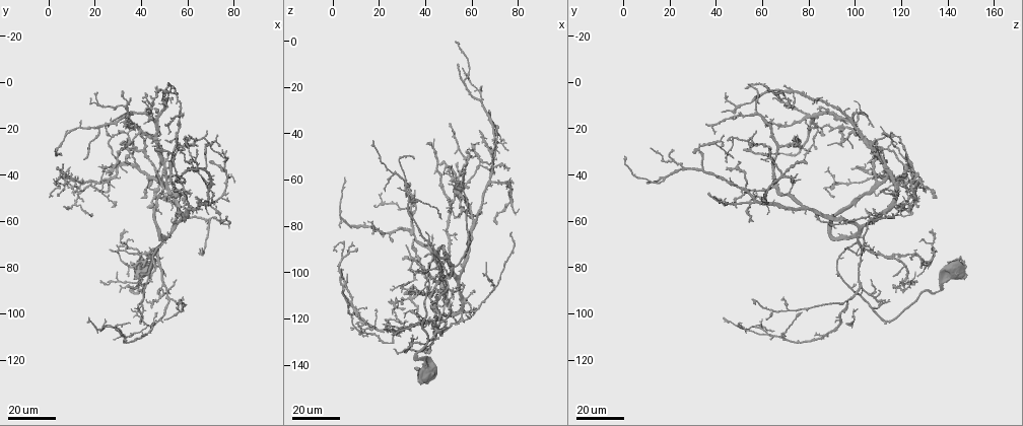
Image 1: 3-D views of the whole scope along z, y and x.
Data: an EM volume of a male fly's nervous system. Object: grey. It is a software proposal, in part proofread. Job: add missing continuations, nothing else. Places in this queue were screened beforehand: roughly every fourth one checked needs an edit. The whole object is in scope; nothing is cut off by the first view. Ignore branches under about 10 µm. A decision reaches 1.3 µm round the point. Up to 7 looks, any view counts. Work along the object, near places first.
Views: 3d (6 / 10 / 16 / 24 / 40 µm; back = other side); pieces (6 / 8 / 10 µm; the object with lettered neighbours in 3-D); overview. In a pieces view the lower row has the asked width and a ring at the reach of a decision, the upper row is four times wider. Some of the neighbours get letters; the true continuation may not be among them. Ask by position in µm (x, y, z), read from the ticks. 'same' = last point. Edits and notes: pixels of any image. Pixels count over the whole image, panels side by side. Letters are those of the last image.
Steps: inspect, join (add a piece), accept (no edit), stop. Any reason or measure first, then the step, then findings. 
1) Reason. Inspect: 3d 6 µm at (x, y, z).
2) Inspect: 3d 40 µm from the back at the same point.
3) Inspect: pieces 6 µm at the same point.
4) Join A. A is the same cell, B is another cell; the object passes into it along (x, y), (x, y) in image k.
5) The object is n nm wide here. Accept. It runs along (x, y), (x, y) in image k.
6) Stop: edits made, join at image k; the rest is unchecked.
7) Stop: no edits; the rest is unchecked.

Tapers out. Inspect: 3d 16 µm at (51, 24, 73).

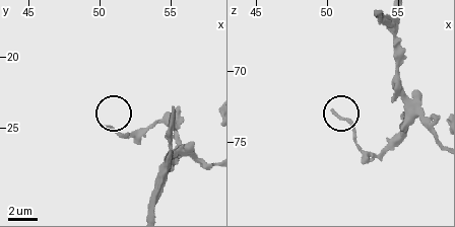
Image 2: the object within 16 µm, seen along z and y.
What lies round it. Inspect: pieces 10 µm at (50.4, 24.8, 73.0).

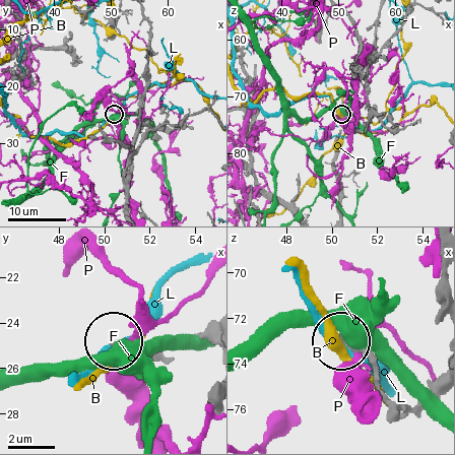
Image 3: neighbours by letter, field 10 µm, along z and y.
Accept. B, F, L and P are other cells; it runs along (157, 359), (113, 343) in image 3; none of them fits.

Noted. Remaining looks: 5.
Free end. Inspect: 3d 16 µm at (46, 29, 54).

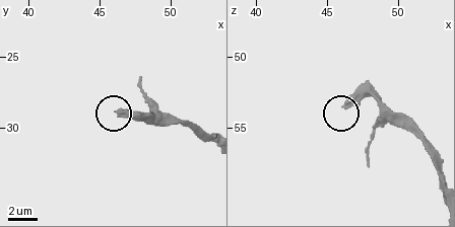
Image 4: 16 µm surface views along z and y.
What lies round it. Inspect: pieces 10 µm at (46.2, 29.0, 53.4).

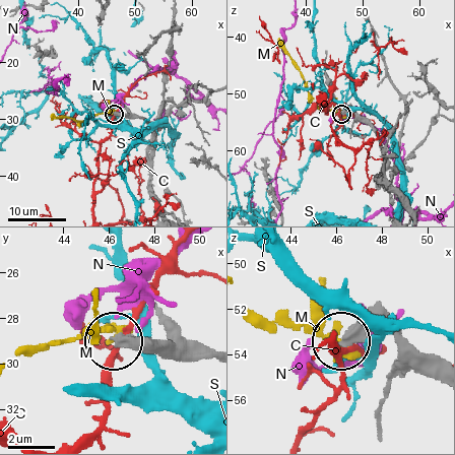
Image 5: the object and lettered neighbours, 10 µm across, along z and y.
Accept. C, M, N and S are other cells; no lettered piece goes on from it.

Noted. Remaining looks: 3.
Inspect: 3d 16 µm at (51, 51, 55).

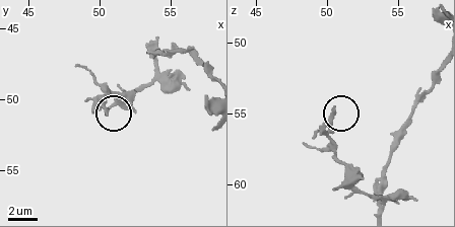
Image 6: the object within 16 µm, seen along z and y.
Inspect: pieces 8 µm at (50.6, 51.0, 54.8).

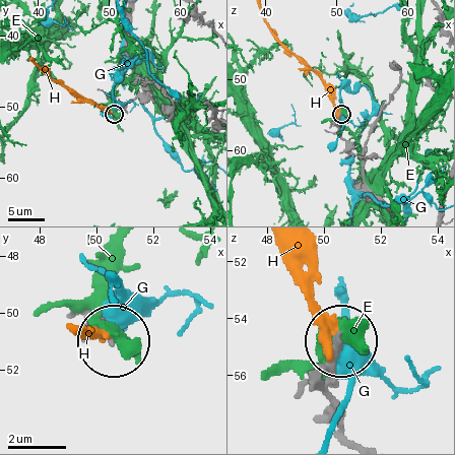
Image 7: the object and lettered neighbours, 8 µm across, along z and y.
Accept. E, G and H are other cells; it runs along (347, 435), (332, 384), (337, 342) in image 7; no lettered piece goes on from it.

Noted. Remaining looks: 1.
Stop: no edits; the rest is unchecked.

